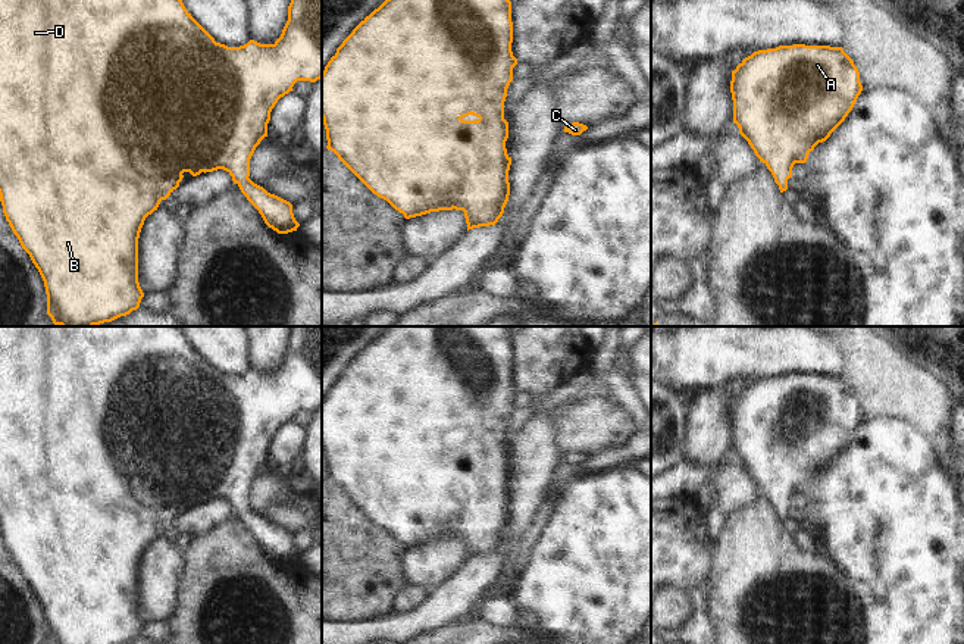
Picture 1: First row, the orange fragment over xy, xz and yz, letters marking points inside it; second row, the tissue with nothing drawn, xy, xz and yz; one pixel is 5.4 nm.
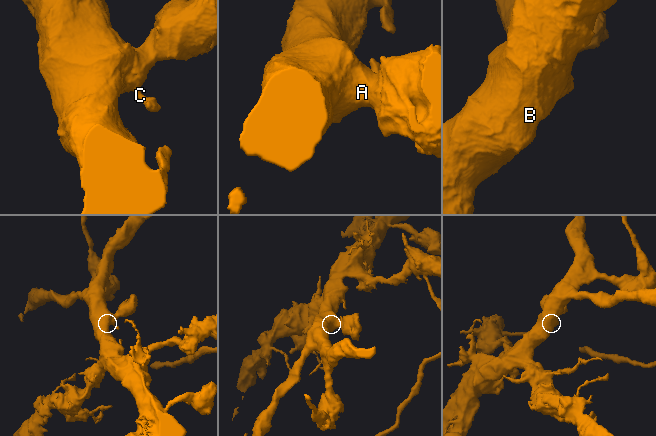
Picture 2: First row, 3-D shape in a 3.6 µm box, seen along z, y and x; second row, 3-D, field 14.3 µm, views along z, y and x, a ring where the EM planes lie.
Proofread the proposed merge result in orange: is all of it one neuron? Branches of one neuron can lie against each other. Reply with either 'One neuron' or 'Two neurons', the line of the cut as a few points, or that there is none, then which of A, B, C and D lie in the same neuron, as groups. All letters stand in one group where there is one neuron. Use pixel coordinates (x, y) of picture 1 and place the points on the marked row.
One neuron. No split. Groups: A B C D.

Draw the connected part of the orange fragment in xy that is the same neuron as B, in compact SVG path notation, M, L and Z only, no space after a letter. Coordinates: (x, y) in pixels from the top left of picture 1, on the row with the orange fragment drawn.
M0 0L0 201L3 213L9 222L13 234L18 237L22 248L29 254L32 263L38 269L47 294L47 315L54 325L60 326L94 326L104 322L112 322L120 316L129 315L140 307L144 293L138 282L138 238L144 221L148 215L157 210L162 200L166 200L173 190L179 187L184 178L184 172L190 172L193 176L201 172L213 172L217 169L226 171L234 184L237 184L247 200L259 210L265 223L278 234L288 234L297 231L300 223L292 213L292 204L275 194L267 193L263 187L254 184L250 176L250 159L260 144L267 137L267 124L270 121L270 112L281 97L292 91L297 81L316 82L322 78L322 0L291 0L288 6L288 21L282 29L281 37L273 44L260 44L250 40L240 47L228 47L216 43L215 38L191 16L185 9L182 0Z

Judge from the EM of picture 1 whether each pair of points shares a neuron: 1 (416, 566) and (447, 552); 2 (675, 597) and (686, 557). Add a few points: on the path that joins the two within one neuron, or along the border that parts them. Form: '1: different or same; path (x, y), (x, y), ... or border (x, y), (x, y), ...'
1: same; path (423, 565), (440, 559)
2: different; border (676, 587), (681, 590)

